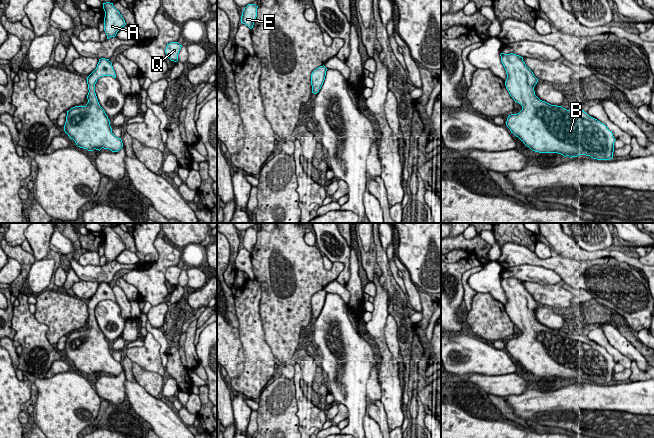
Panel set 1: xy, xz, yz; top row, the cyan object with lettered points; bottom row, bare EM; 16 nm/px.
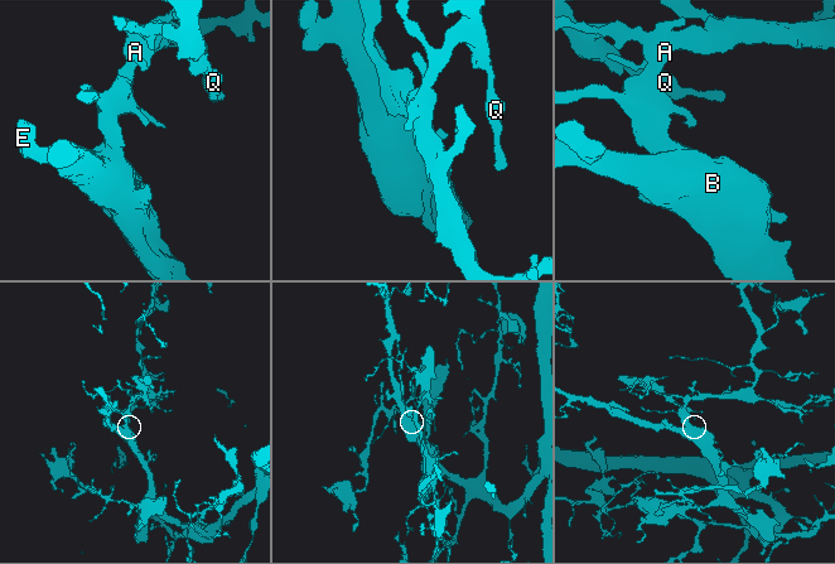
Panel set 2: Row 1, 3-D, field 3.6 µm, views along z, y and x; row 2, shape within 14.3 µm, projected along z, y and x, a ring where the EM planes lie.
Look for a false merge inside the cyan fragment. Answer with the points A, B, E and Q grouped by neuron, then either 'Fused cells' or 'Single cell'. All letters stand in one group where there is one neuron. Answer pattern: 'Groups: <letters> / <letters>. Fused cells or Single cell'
Groups: A B E Q. Single cell

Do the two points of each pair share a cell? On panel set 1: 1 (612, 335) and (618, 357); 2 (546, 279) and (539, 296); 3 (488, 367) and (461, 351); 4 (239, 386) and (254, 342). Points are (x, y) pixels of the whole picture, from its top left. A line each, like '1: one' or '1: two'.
1: two
2: two
3: one
4: one

